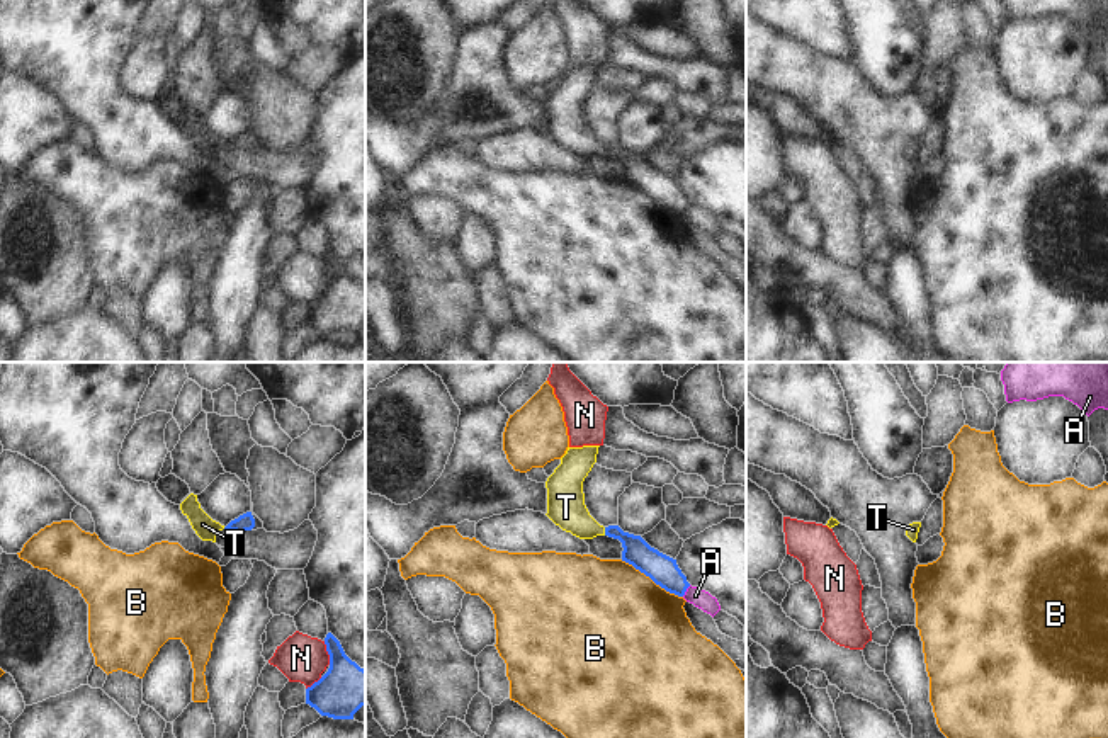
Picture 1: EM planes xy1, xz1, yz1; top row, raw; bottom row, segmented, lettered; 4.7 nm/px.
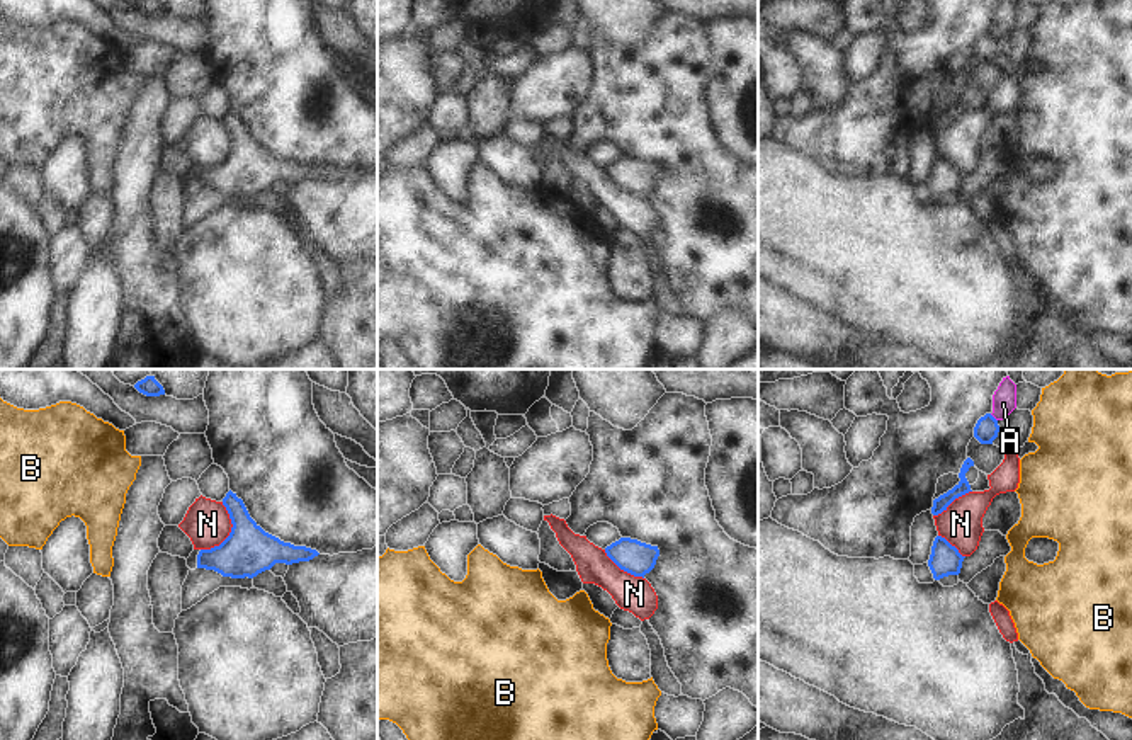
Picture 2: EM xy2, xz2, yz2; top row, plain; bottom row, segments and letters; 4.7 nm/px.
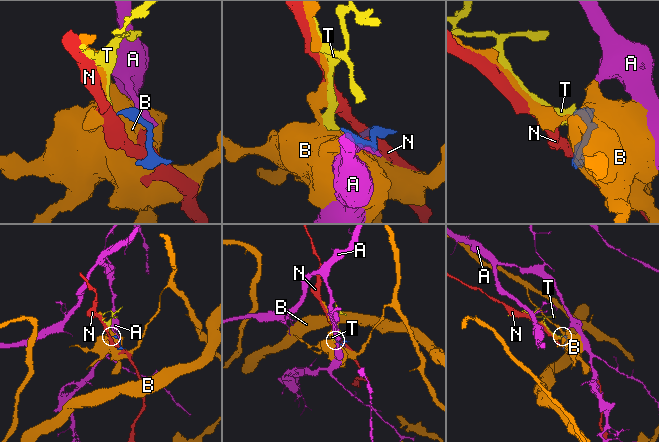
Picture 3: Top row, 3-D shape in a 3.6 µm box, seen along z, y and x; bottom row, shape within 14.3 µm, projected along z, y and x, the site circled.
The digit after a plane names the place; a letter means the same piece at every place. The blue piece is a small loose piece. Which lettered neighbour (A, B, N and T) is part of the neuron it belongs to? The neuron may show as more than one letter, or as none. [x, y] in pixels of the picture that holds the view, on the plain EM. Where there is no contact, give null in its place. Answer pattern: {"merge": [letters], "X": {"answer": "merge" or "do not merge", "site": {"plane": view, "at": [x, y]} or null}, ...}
{"merge": ["T"], "A": {"answer": "do not merge", "site": {"plane": "xz1", "at": [685, 210]}}, "B": {"answer": "do not merge", "site": {"plane": "xz1", "at": [651, 198]}}, "N": {"answer": "do not merge", "site": {"plane": "xy2", "at": [230, 152]}}, "T": {"answer": "merge", "site": {"plane": "xz1", "at": [605, 150]}}}

